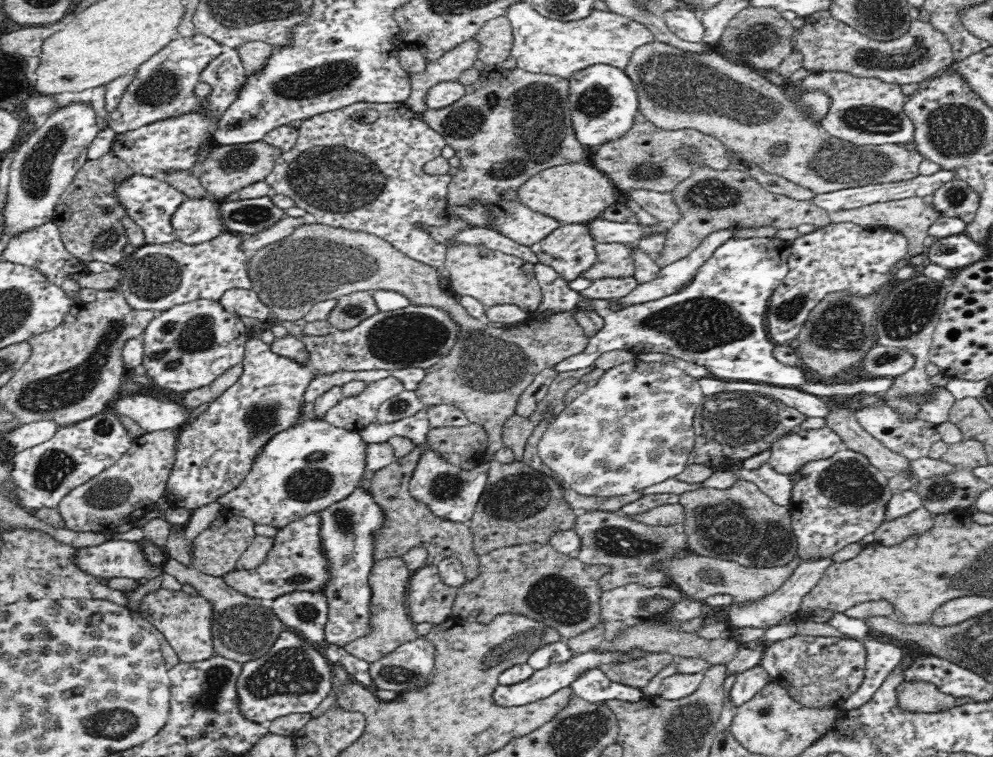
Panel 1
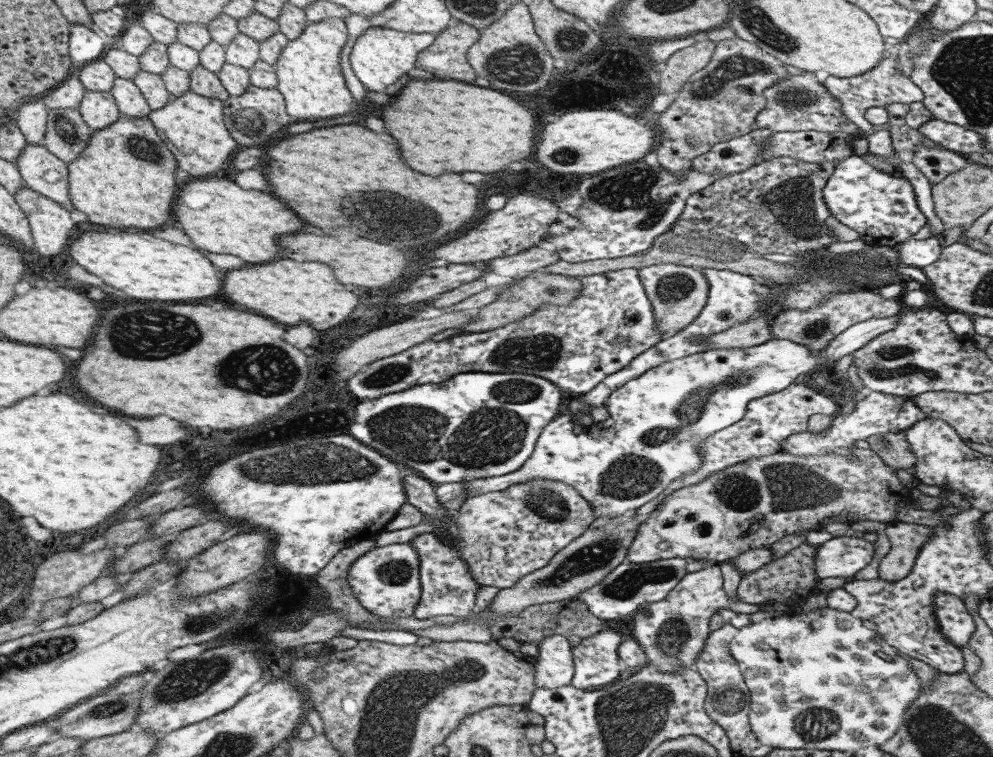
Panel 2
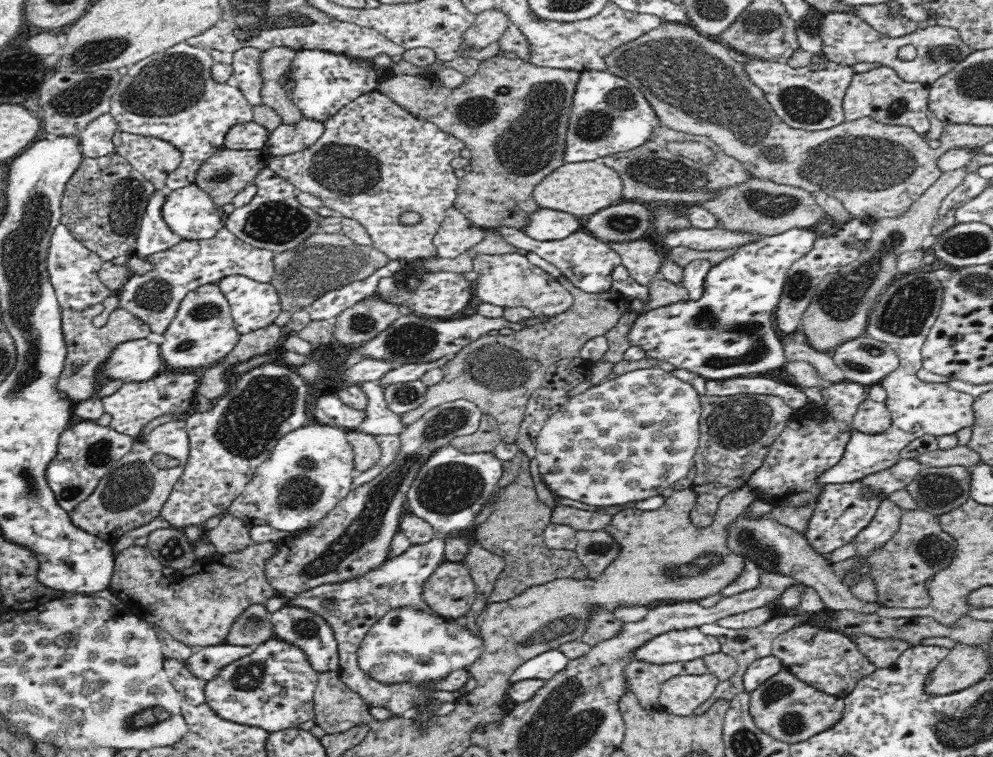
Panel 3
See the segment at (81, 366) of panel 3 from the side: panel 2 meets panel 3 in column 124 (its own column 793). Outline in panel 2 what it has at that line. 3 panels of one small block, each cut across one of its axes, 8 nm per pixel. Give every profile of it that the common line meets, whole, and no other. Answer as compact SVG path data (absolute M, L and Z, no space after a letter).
M858 289L856 291L842 292L827 296L814 308L808 310L786 310L780 312L771 324L773 338L790 340L794 344L802 344L816 356L820 356L828 344L854 324L870 319L888 318L898 314L902 309L900 299L883 298L876 289Z

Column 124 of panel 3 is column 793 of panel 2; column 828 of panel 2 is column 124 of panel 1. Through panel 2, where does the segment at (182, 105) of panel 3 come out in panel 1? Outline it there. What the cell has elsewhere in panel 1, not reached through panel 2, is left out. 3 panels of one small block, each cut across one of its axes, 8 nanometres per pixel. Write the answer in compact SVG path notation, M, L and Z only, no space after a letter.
M202 33L192 37L178 36L171 40L132 72L134 80L126 86L126 92L122 94L117 108L122 116L118 120L109 120L109 127L120 134L192 111L201 113L202 100L193 93L194 87L199 83L202 70L224 49L216 40Z

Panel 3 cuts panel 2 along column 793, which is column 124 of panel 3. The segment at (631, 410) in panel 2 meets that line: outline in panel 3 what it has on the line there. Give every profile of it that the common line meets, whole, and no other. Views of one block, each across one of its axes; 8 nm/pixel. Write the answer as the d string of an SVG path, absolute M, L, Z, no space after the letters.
M147 338L128 340L118 344L106 364L102 365L103 383L119 380L121 383L148 383L164 368L161 349Z

